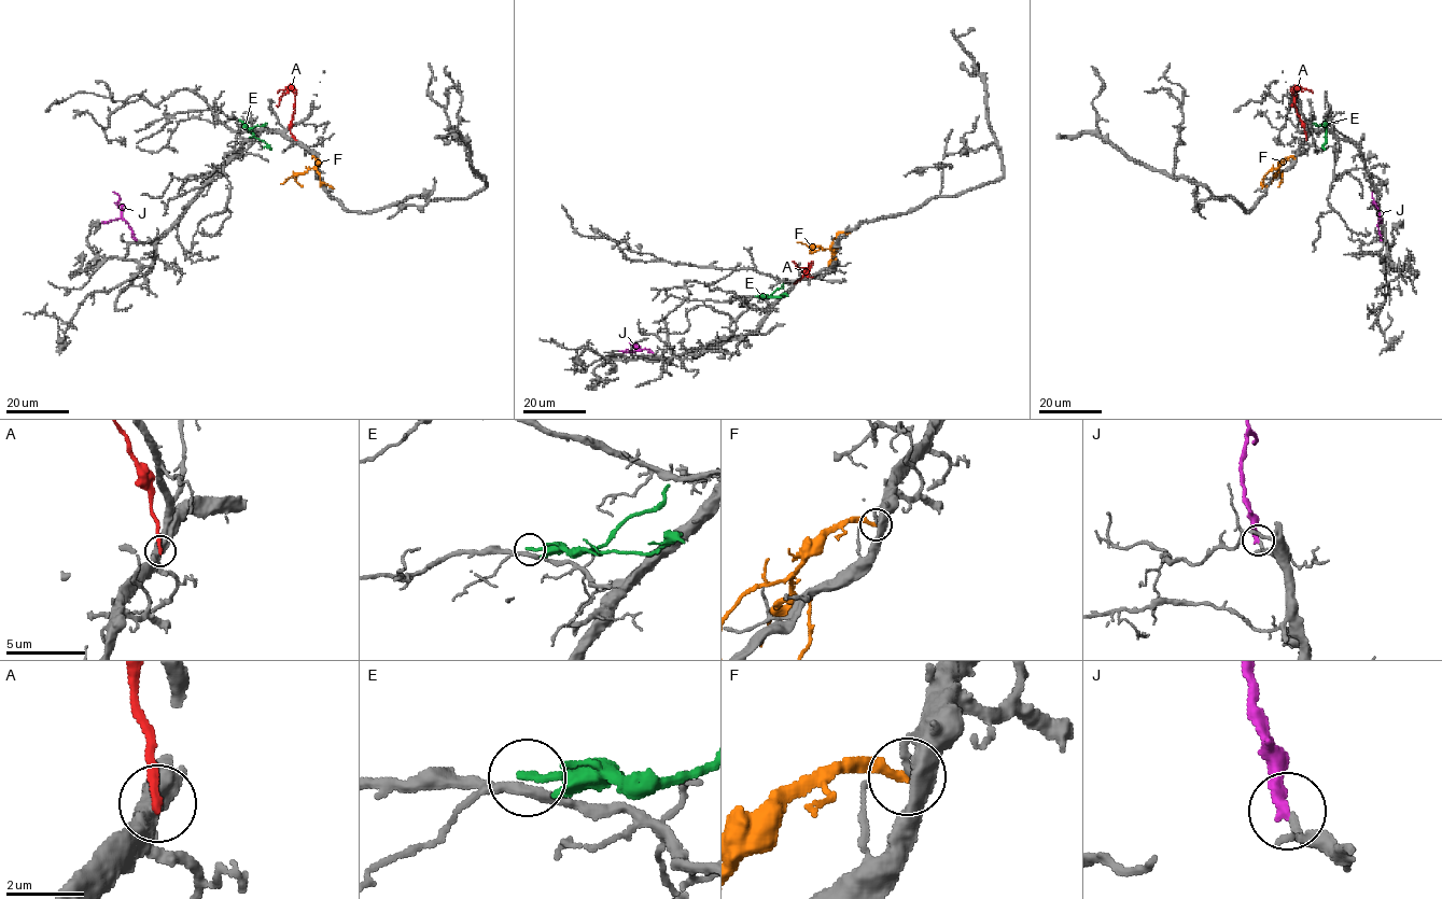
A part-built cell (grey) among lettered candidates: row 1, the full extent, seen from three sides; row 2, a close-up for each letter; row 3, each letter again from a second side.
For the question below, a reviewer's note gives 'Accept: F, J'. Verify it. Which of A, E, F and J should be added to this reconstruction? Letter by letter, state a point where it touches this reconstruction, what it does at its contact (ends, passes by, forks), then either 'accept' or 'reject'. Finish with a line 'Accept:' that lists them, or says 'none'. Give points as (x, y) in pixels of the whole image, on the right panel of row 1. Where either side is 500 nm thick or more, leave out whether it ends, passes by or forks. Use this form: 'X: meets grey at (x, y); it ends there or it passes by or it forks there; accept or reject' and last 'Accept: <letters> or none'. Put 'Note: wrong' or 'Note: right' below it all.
A: meets grey at (1306, 139); reject
E: meets grey at (1325, 121); it ends there; reject
F: meets grey at (1294, 157); it ends there; reject
J: meets grey at (1381, 239); it ends there; accept
Accept: J
Note: wrong

